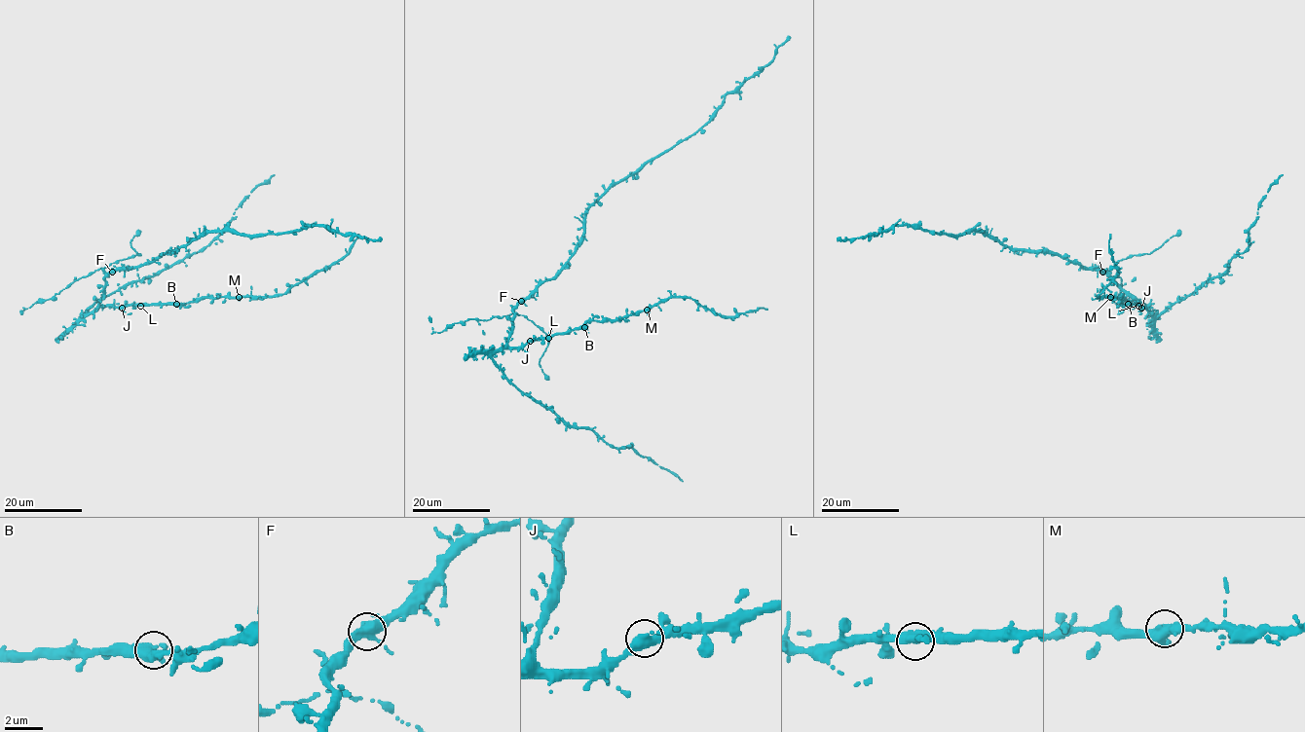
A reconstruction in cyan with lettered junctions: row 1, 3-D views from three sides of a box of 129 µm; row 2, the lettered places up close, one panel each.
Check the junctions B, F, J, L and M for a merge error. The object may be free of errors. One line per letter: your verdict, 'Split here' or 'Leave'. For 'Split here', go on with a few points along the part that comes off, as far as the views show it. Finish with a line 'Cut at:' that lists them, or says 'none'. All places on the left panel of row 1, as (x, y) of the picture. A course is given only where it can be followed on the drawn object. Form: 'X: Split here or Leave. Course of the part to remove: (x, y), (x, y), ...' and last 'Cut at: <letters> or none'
B: Leave
F: Leave
J: Leave
L: Leave
M: Leave
Cut at: none

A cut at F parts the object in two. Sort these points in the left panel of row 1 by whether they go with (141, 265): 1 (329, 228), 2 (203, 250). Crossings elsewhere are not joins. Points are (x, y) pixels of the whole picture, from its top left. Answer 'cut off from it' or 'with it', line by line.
1: with it
2: cut off from it

